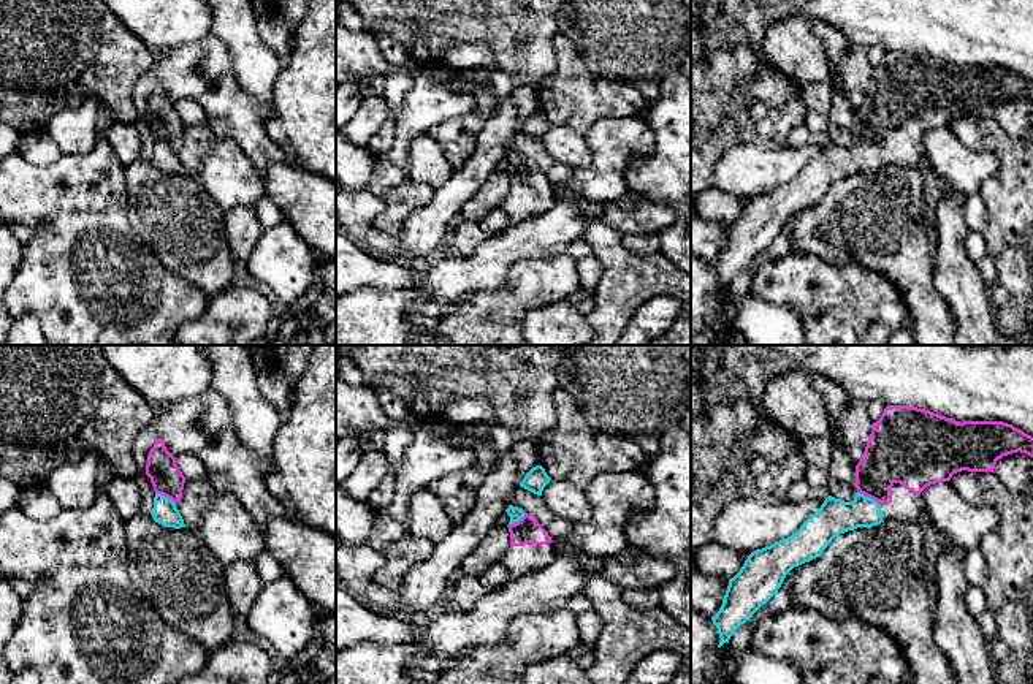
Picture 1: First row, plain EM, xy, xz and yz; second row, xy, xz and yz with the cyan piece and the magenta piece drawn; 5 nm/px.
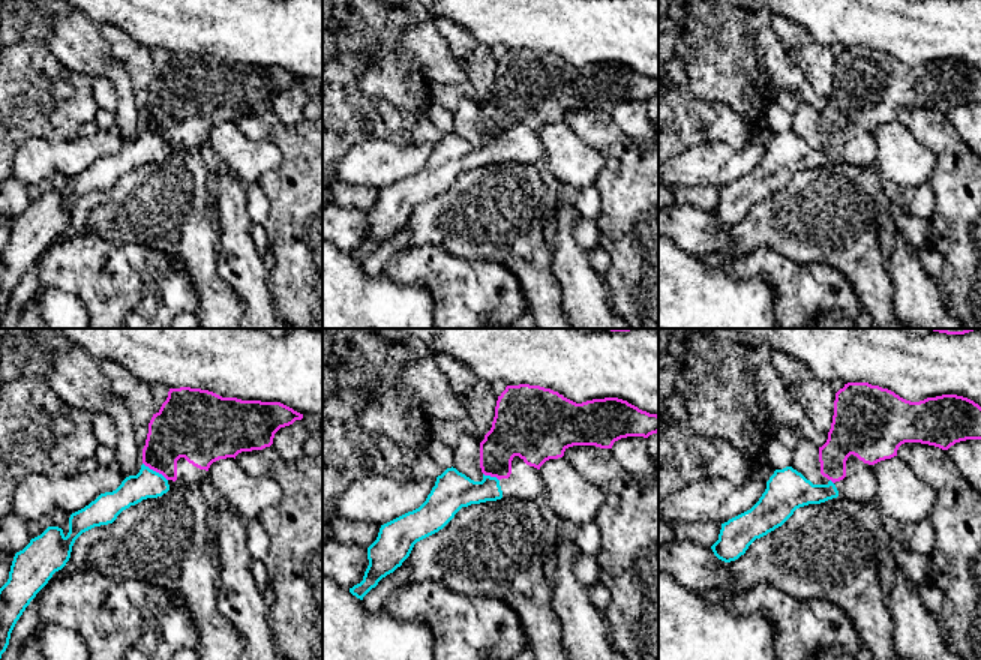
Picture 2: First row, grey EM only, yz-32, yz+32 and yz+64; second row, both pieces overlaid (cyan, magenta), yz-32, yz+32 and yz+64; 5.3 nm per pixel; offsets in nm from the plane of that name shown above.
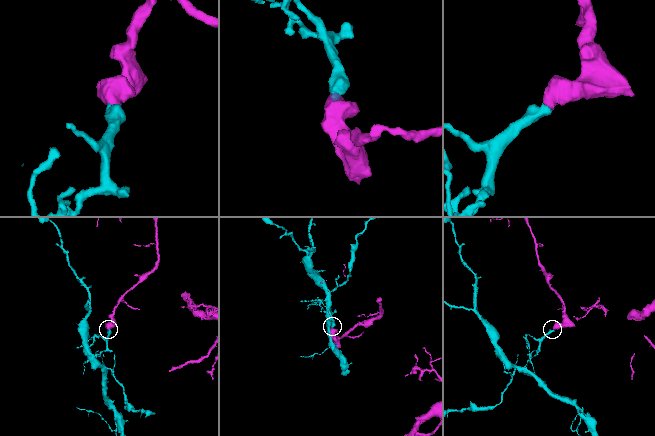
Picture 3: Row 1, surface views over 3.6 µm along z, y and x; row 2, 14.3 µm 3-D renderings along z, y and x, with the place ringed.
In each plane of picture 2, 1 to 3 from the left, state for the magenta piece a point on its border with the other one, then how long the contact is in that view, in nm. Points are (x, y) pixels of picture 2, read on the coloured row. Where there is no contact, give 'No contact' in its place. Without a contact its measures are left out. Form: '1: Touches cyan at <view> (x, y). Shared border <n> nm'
1: Touches cyan at yz-32 (155, 471). Shared border 170 nm
2: Touches cyan at yz+32 (489, 476). Shared border 100 nm
3: Touches cyan at yz+64 (831, 482). Shared border 40 nm

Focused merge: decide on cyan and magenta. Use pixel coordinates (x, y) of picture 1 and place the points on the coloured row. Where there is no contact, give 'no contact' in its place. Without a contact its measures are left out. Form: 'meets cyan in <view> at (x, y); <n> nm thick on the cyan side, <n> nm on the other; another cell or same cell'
meets cyan in yz at (869, 497); 180 nm thick on the cyan side, 280 nm on the other; another cell

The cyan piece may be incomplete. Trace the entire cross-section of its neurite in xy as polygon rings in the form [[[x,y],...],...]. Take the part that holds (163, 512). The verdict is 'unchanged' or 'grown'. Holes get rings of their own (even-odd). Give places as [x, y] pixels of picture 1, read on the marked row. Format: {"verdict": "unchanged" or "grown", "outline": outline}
{"verdict": "unchanged", "outline": [[[155,494],[154,508],[151,515],[155,522],[165,527],[174,527],[174,529],[185,527],[184,519],[179,510],[176,508],[176,504],[162,494]]]}

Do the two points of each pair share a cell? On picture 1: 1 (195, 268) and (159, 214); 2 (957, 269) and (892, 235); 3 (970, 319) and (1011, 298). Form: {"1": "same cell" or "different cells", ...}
{"1": "same cell", "2": "different cells", "3": "different cells"}

